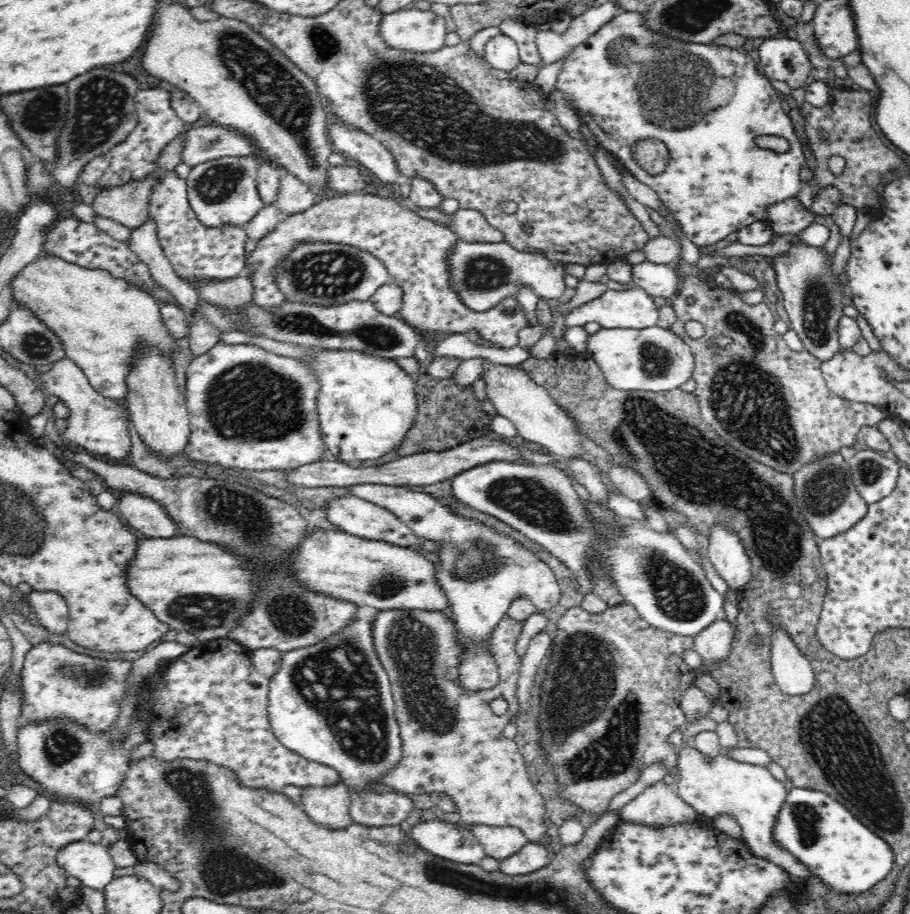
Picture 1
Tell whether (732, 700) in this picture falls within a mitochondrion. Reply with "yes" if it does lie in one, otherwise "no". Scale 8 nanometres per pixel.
no

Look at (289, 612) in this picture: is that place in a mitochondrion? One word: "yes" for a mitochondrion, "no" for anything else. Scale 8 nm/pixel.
yes

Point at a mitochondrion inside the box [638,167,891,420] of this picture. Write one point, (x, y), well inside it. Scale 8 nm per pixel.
(818, 304)

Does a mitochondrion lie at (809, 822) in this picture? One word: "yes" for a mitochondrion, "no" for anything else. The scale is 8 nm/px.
yes

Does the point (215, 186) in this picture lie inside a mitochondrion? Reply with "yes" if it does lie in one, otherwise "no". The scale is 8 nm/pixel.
yes

